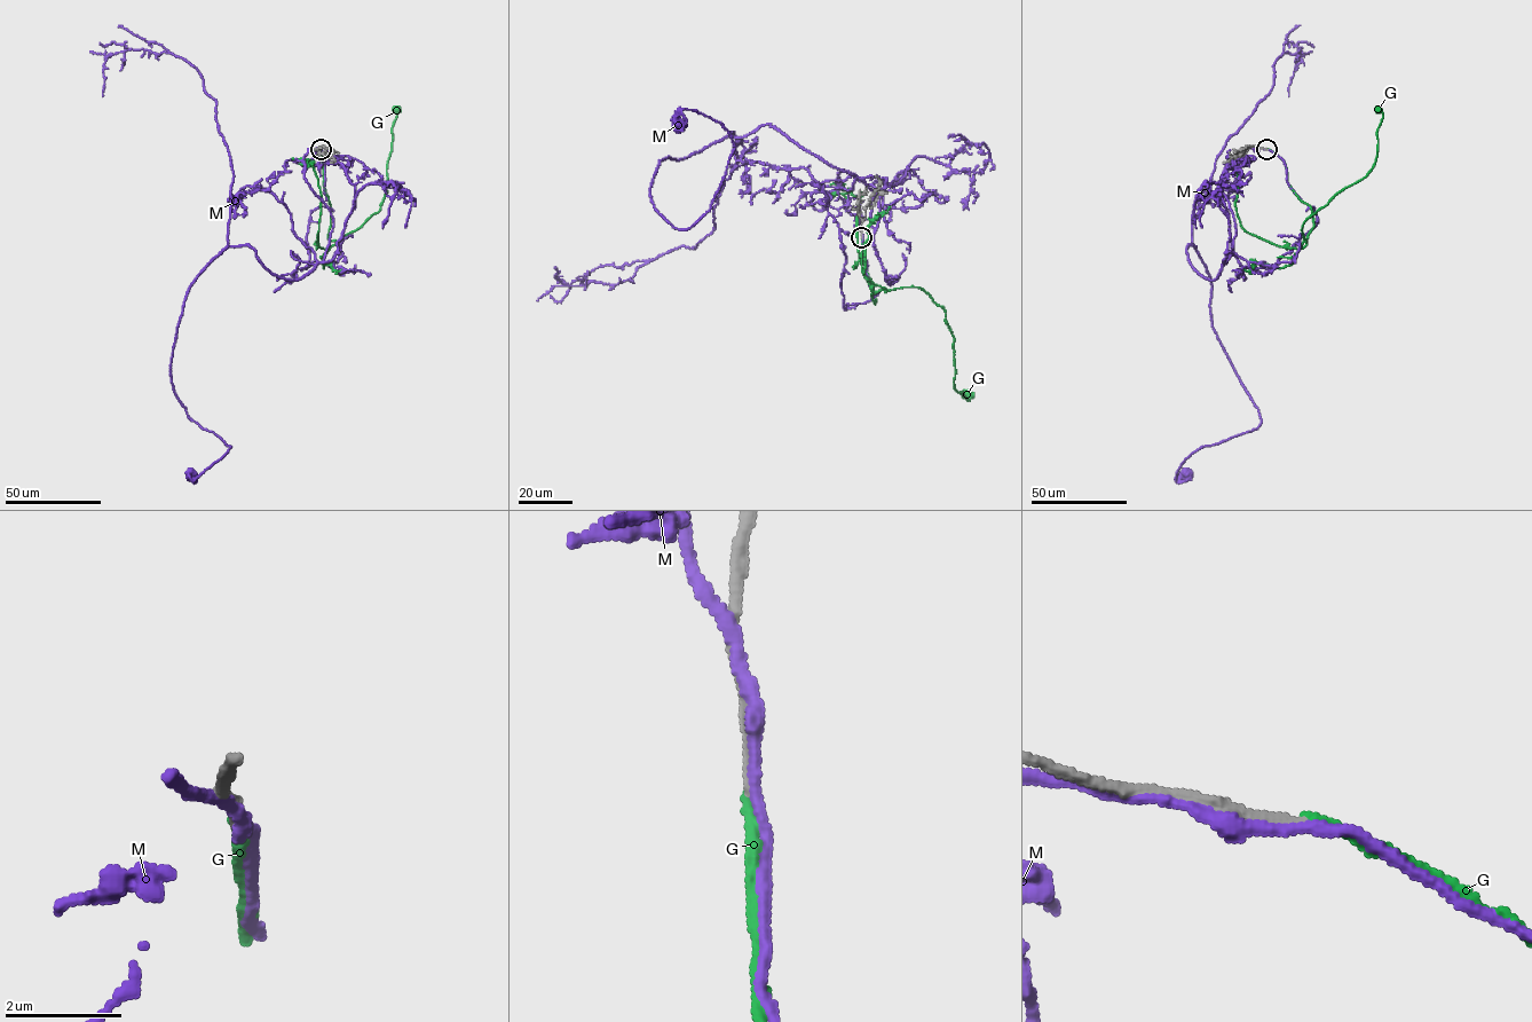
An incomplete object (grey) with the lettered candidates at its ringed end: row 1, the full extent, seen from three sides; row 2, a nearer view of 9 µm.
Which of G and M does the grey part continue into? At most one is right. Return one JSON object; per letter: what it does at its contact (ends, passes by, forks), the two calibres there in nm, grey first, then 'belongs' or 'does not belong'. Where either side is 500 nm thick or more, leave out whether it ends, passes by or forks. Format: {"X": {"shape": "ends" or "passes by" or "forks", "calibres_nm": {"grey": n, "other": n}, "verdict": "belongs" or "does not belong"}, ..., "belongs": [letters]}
{"G": {"shape": "ends", "calibres_nm": {"grey": 180, "other": 180}, "verdict": "does not belong"}, "M": {"shape": "passes by", "calibres_nm": {"grey": 170, "other": 240}, "verdict": "does not belong"}, "belongs": []}

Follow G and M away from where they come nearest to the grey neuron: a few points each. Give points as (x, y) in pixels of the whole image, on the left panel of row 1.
G: (321, 149), (323, 182), (331, 207), (328, 237), (337, 242), (380, 210), (386, 193), (392, 127), (397, 110)
M: (321, 148), (302, 160), (324, 259), (285, 278), (228, 245), (189, 288), (171, 382), (230, 446), (190, 473)

